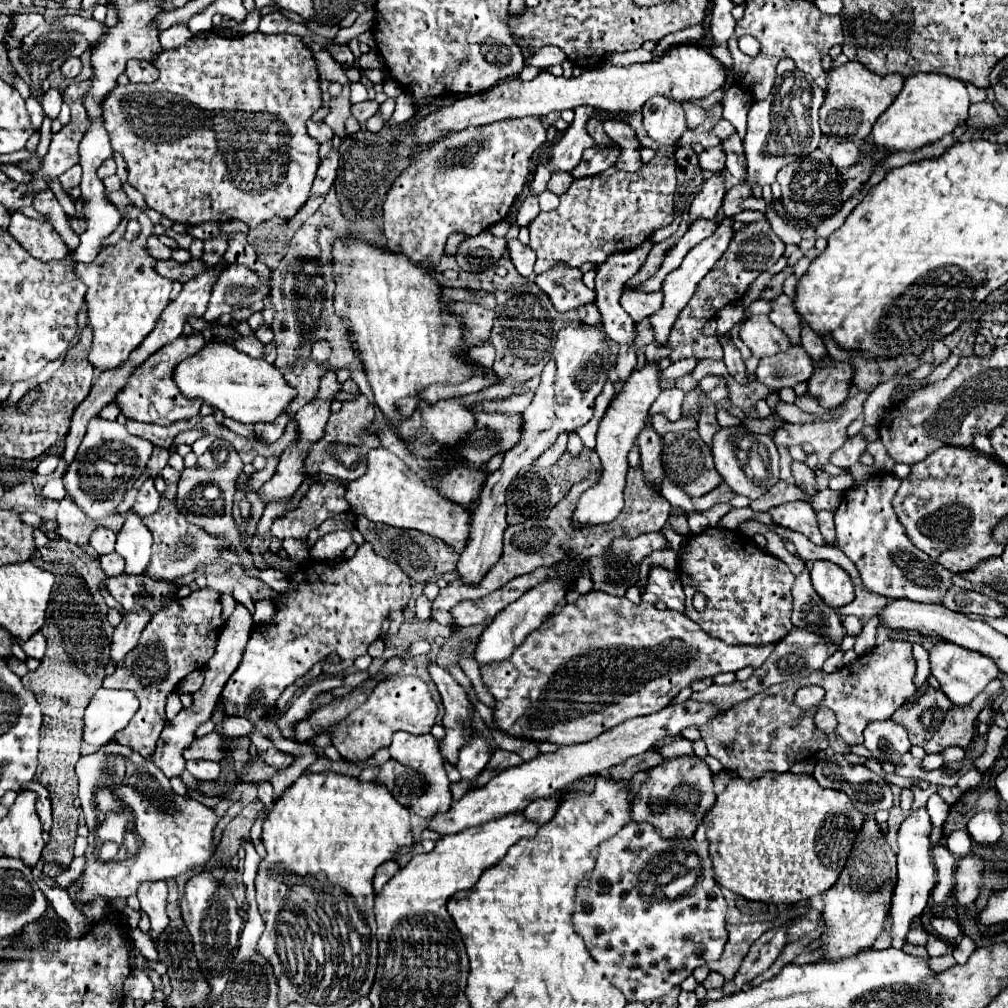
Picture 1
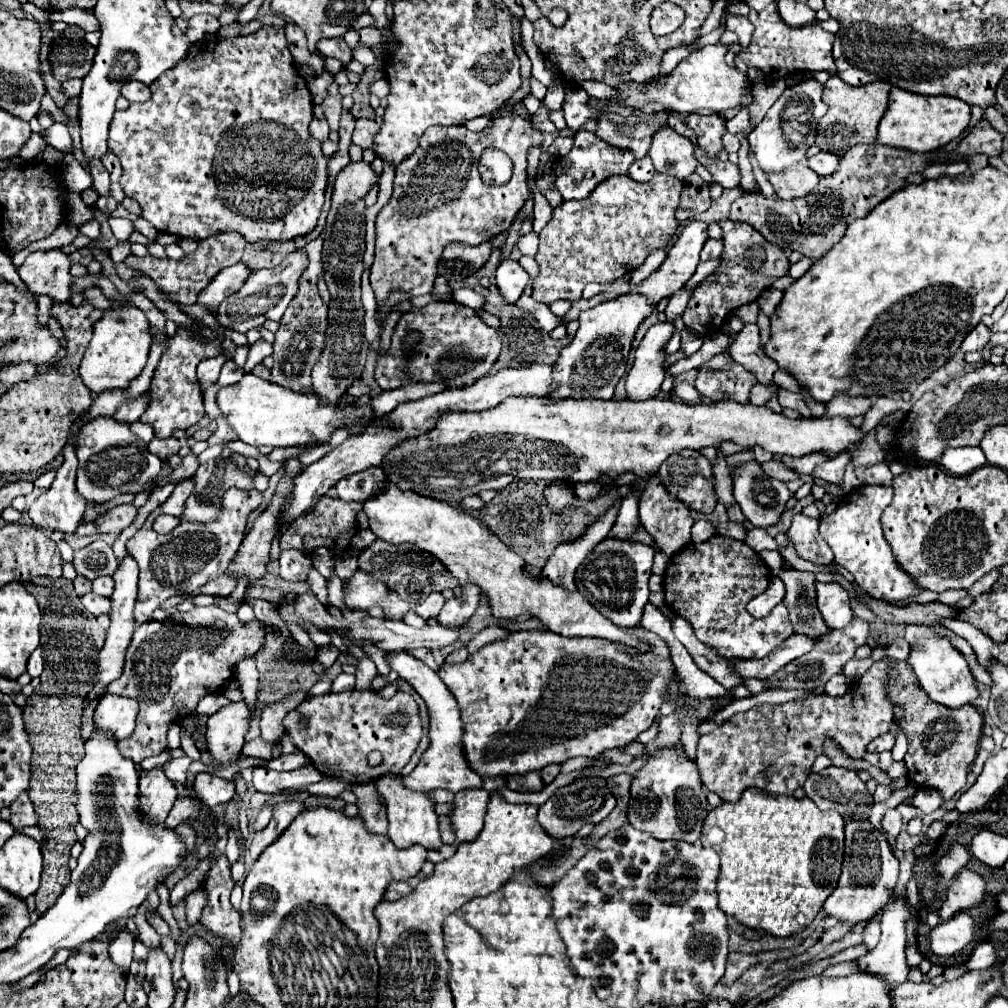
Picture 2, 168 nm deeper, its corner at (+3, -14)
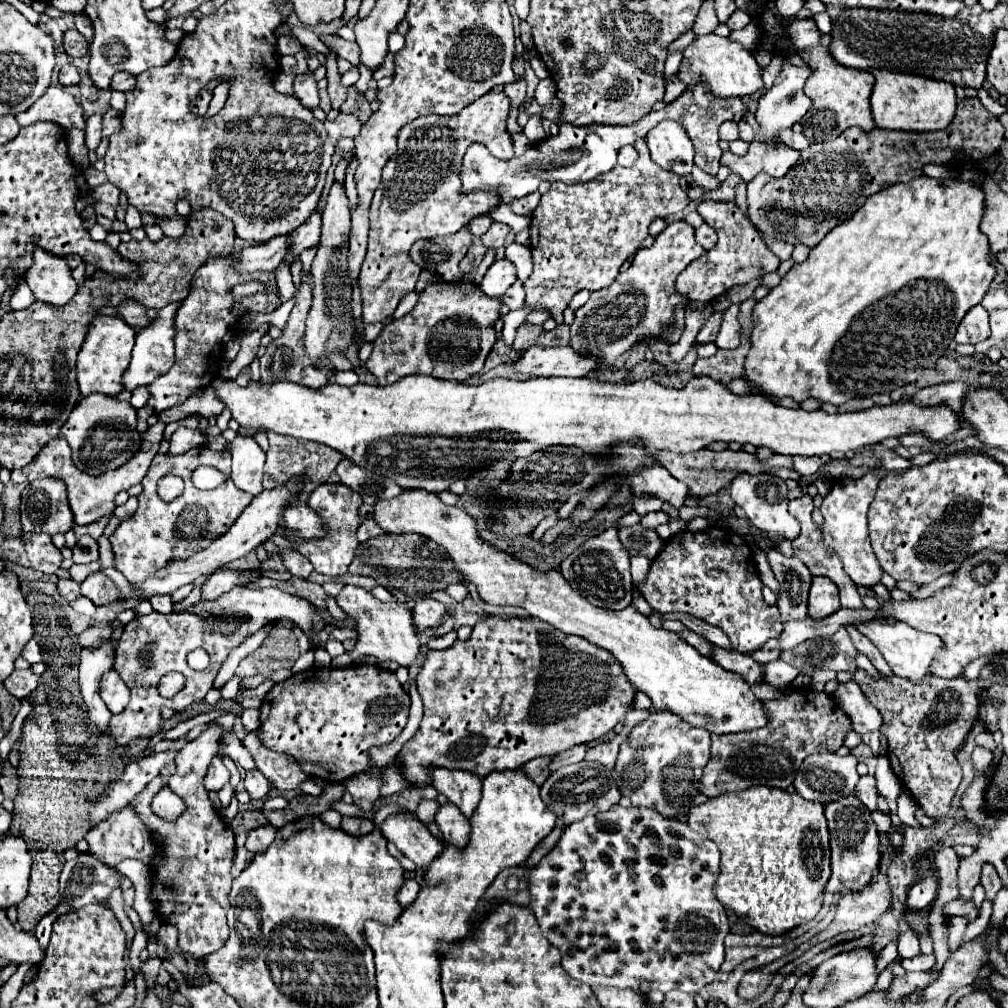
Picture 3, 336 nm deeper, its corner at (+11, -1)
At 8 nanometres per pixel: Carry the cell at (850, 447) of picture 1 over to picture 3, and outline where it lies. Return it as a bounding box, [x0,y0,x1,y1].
[794,457,822,475]

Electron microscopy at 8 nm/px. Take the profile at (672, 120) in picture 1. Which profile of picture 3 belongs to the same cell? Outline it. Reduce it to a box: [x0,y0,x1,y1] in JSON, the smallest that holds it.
[646,121,694,175]

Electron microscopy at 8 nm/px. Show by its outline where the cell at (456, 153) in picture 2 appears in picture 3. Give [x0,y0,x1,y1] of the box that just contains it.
[360,91,514,323]

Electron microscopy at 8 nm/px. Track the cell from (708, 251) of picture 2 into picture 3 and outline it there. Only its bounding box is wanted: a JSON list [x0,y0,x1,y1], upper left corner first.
[696,225,716,249]

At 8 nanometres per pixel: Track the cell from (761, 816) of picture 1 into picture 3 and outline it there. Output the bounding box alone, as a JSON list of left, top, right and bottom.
[688,785,830,935]

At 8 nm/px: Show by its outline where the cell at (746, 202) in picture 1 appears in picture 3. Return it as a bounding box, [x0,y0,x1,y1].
[748,99,1004,247]

